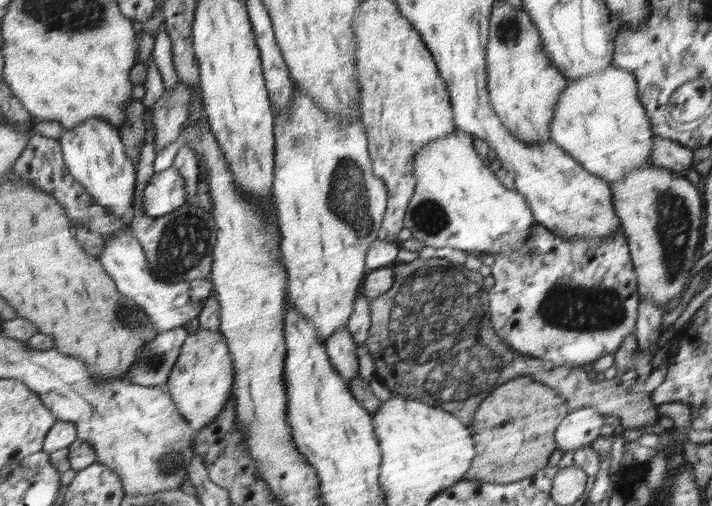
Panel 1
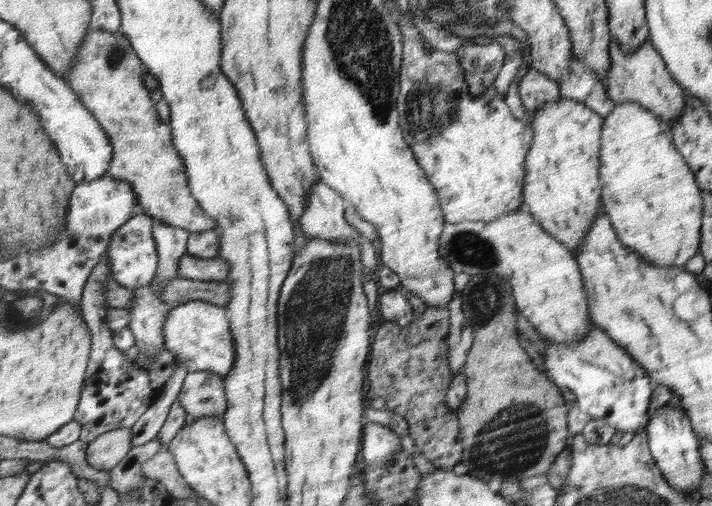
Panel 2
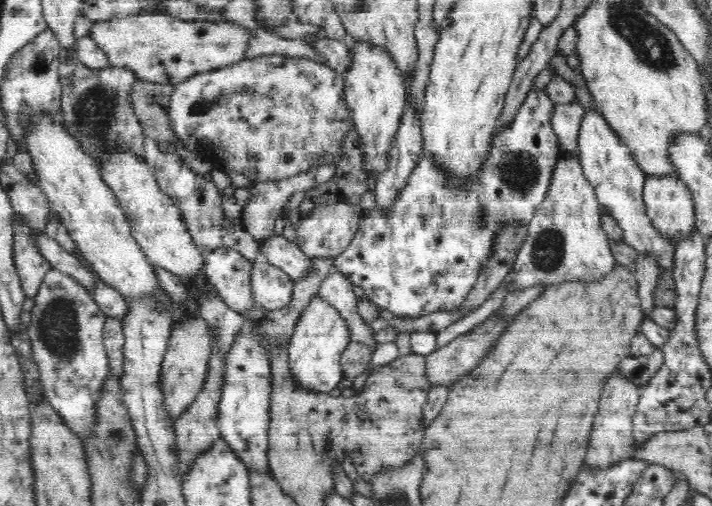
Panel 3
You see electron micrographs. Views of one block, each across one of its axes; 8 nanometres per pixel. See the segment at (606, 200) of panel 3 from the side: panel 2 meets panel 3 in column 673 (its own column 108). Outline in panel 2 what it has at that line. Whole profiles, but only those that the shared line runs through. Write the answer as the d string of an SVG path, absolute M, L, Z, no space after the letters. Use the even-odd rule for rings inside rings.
M138 214L117 228L108 243L108 266L111 278L127 289L134 290L153 282L158 273L159 256L153 238L152 216Z

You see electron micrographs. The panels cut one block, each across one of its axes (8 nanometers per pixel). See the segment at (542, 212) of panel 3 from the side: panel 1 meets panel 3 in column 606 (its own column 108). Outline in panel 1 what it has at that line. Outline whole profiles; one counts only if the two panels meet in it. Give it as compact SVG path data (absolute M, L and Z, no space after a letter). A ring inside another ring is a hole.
M130 223L125 224L119 232L104 236L105 247L96 258L100 260L104 270L115 281L116 288L124 296L140 305L158 330L168 331L173 328L184 328L191 320L199 318L205 307L205 302L212 295L214 289L212 281L209 278L177 283L161 281L149 268L143 245L129 230L129 226Z

